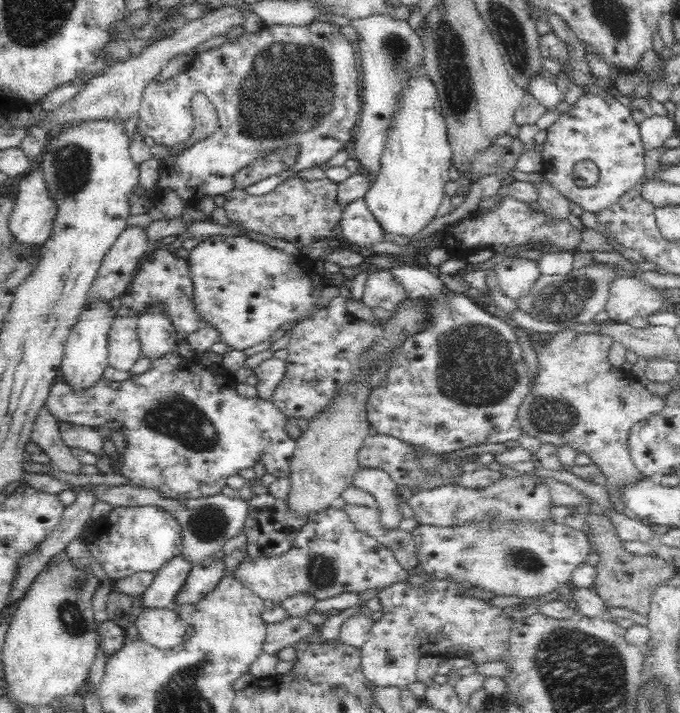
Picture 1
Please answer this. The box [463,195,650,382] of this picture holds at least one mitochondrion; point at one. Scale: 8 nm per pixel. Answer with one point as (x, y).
(572, 299)

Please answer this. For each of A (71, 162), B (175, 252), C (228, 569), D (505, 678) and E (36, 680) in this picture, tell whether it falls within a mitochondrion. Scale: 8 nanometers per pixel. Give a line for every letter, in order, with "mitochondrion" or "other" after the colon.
A: mitochondrion
B: other
C: other
D: other
E: other

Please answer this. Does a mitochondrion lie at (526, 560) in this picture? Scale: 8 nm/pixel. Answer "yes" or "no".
yes

